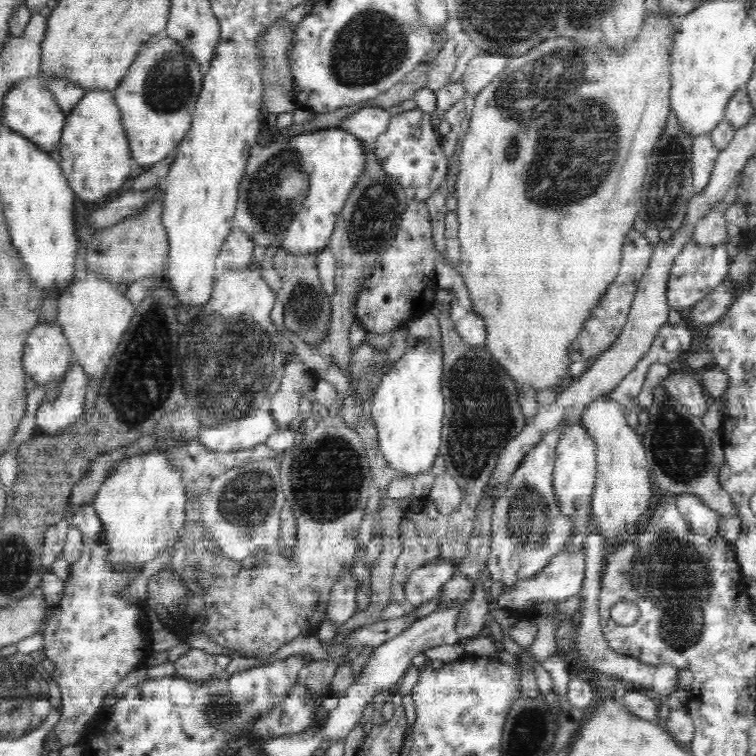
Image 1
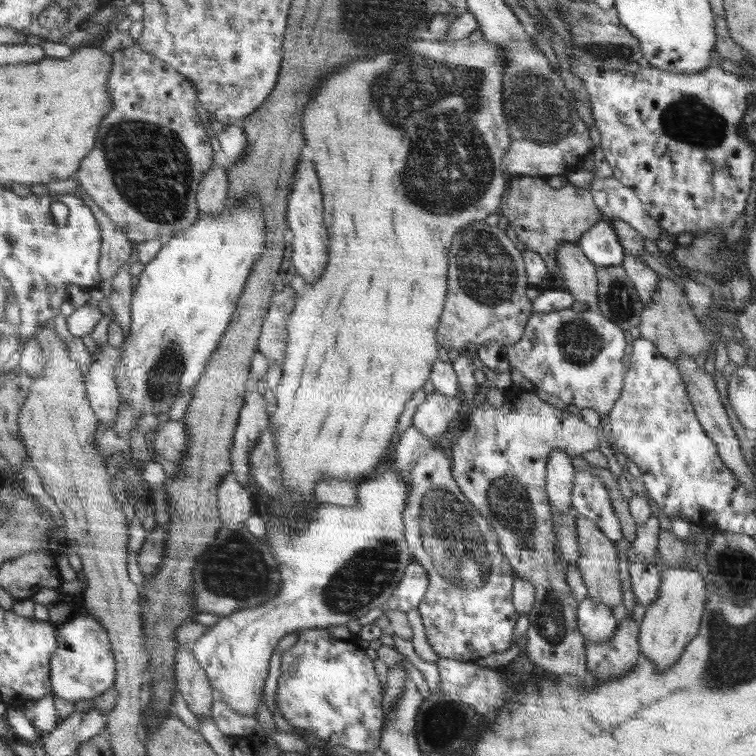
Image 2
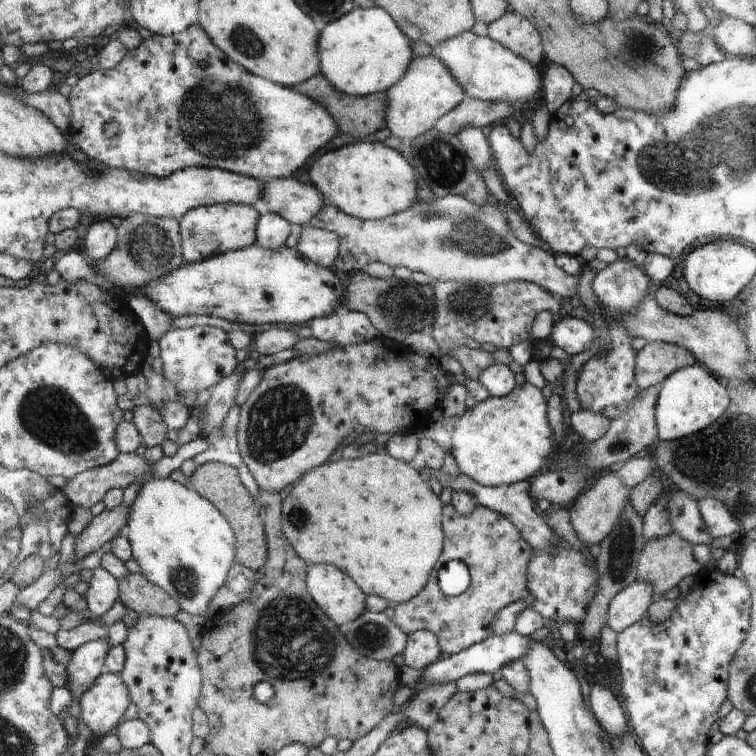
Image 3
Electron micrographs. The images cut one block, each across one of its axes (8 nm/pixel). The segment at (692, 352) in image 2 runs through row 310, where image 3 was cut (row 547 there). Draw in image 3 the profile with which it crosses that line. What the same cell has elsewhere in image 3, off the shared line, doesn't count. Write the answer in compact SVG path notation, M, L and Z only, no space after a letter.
M671 532L643 544L637 564L637 582L649 582L659 600L661 592L673 588L685 576L693 578L697 570L699 564L693 560L691 542Z

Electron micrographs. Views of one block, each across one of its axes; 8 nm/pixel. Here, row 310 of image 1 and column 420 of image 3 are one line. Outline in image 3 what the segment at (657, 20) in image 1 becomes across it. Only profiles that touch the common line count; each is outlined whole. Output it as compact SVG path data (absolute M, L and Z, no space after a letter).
M385 452L367 454L367 456L357 458L357 460L343 460L341 458L333 464L329 462L329 464L319 466L313 472L307 472L283 500L283 530L285 530L287 538L291 540L291 544L295 546L295 550L299 552L299 556L303 556L303 560L309 562L309 566L333 564L333 566L341 568L343 572L347 572L347 576L351 576L351 580L355 580L355 584L363 590L363 594L379 596L379 598L387 600L389 606L407 604L425 588L427 580L431 578L431 570L435 566L439 566L439 554L443 550L443 526L441 526L441 502L439 502L439 498L427 488L427 484L421 480L421 476L407 462L395 460L393 456L387 456Z

